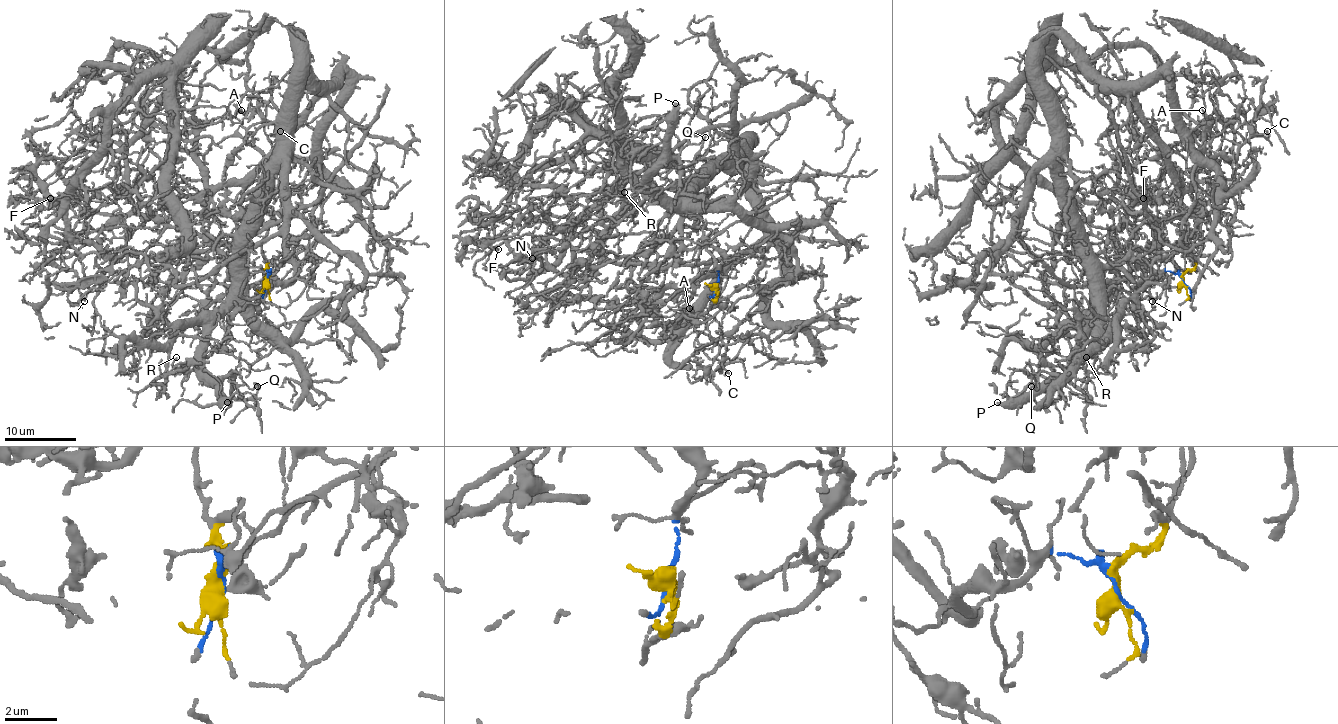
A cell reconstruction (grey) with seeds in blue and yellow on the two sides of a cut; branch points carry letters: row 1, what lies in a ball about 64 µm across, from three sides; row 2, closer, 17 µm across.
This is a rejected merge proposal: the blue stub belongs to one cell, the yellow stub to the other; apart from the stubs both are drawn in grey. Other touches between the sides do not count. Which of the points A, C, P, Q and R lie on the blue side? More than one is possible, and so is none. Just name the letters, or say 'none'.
P, Q, R

